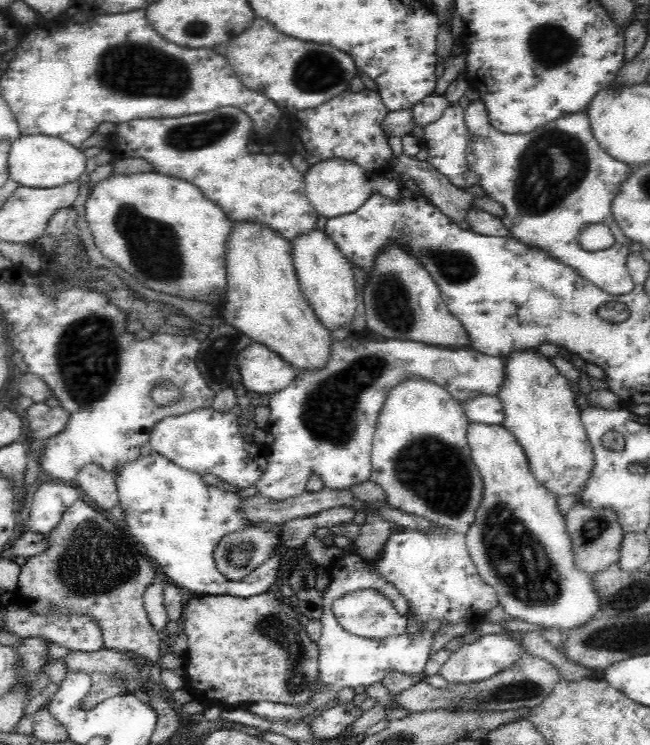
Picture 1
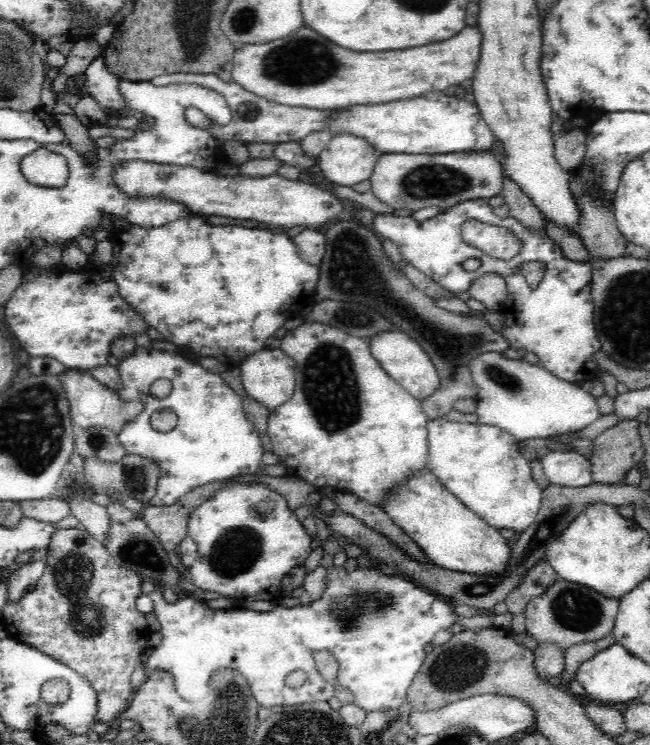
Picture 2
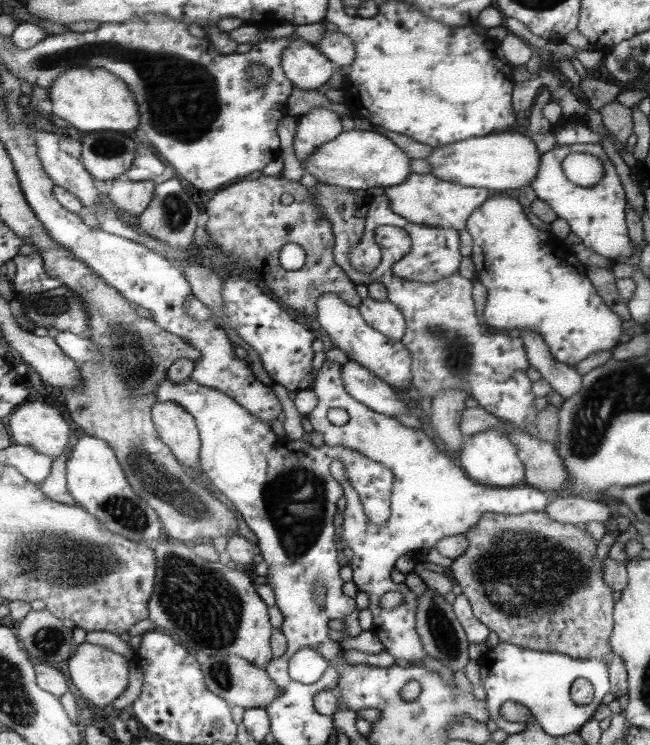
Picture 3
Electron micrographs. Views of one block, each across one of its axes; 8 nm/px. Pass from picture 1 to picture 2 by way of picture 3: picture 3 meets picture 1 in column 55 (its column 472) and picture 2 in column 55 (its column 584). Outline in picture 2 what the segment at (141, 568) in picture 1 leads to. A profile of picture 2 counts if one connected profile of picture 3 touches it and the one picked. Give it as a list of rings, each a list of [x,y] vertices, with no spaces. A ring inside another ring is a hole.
[[[80,526],[70,530],[56,528],[48,546],[46,560],[48,566],[36,588],[28,592],[18,604],[4,606],[4,630],[10,634],[8,638],[24,642],[28,648],[38,648],[56,662],[72,668],[76,674],[82,674],[82,678],[86,678],[90,686],[98,690],[98,714],[94,716],[96,722],[108,724],[118,720],[120,714],[130,708],[132,696],[136,694],[132,688],[132,674],[148,650],[148,638],[154,634],[148,628],[144,614],[140,614],[136,608],[136,600],[142,594],[140,584],[144,578],[142,574],[126,570],[114,562],[106,546]]]

